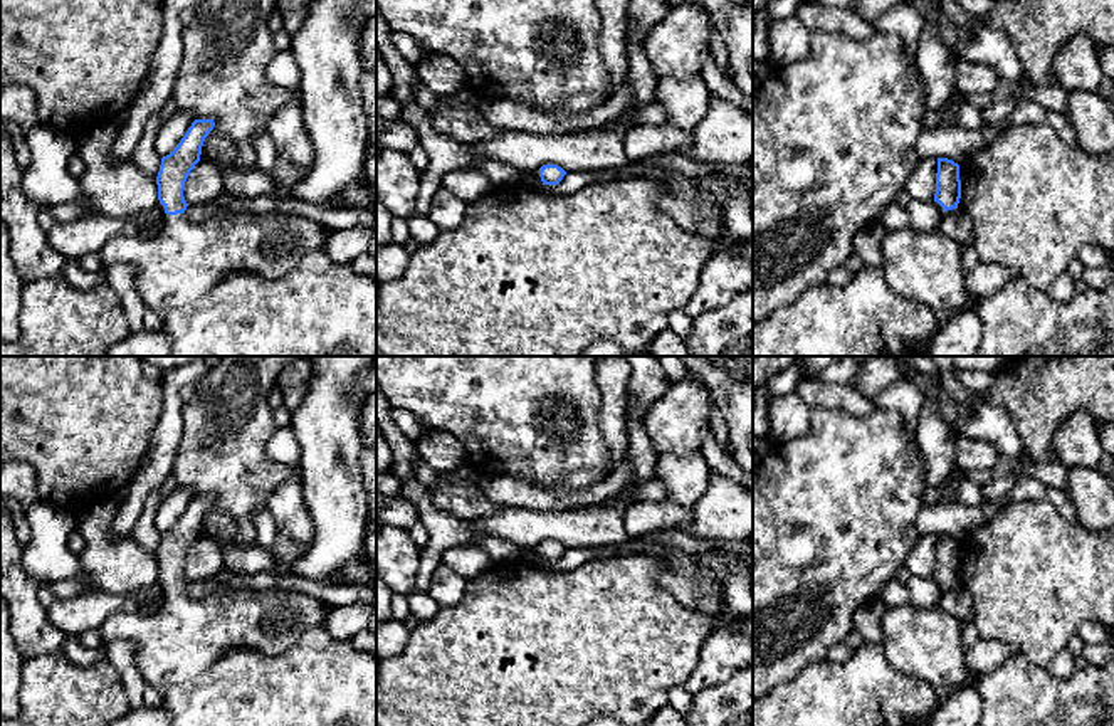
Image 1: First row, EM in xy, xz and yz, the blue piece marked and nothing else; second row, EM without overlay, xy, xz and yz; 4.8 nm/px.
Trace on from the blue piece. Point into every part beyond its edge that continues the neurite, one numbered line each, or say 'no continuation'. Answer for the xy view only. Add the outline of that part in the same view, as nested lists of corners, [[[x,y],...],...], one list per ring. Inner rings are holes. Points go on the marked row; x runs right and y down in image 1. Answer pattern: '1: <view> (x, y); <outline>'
1: xy (185, 261); [[[274,212],[203,224],[192,224],[185,213],[176,213],[166,217],[158,235],[116,235],[97,254],[104,269],[114,264],[136,266],[136,289],[143,302],[165,314],[208,294],[229,274],[259,274],[274,281],[296,269],[307,254],[326,249],[328,235],[324,225],[292,213]]]

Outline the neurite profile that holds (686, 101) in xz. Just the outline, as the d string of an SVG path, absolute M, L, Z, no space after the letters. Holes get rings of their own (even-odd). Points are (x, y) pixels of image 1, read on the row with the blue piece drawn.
M659 77L654 103L667 111L667 124L694 133L706 116L711 94L701 77L674 79Z

